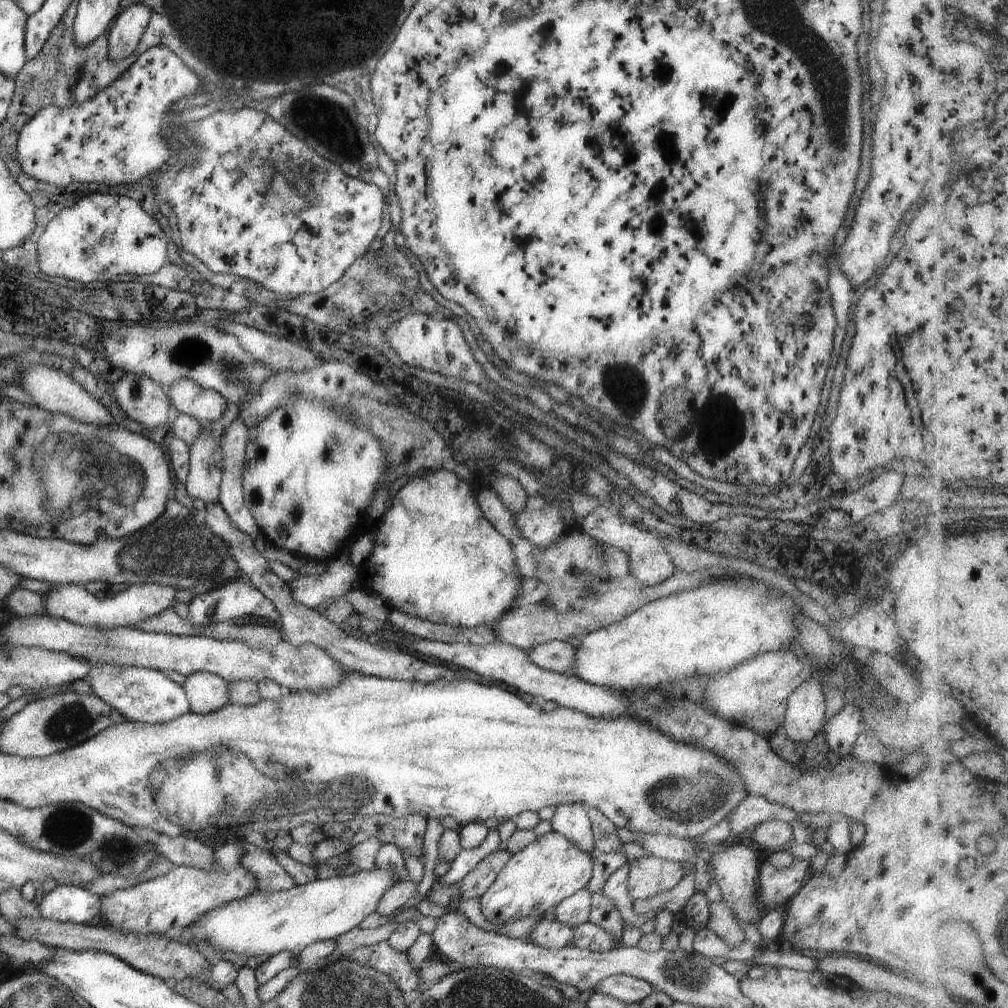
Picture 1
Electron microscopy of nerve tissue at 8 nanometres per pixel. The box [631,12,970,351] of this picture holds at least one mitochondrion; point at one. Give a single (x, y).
(831, 85)

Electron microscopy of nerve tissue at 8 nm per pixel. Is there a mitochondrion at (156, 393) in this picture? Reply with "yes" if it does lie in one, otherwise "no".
no

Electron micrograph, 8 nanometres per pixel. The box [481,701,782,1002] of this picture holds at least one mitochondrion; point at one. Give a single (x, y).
(674, 803)

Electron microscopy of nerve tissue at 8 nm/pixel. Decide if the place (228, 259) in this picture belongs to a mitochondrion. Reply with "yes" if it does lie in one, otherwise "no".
no

